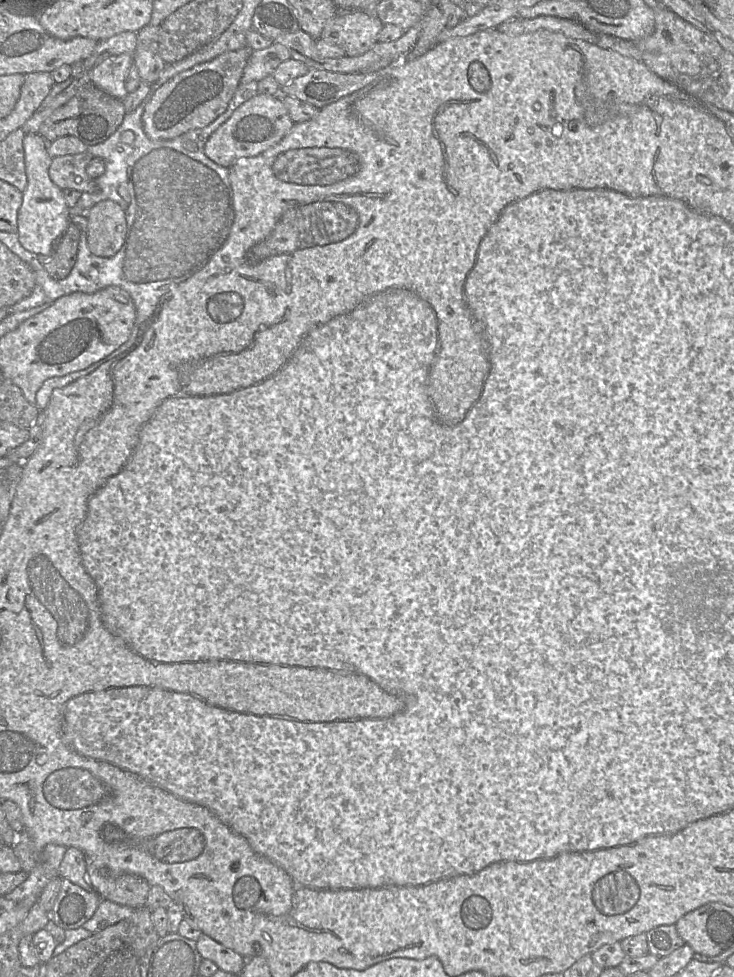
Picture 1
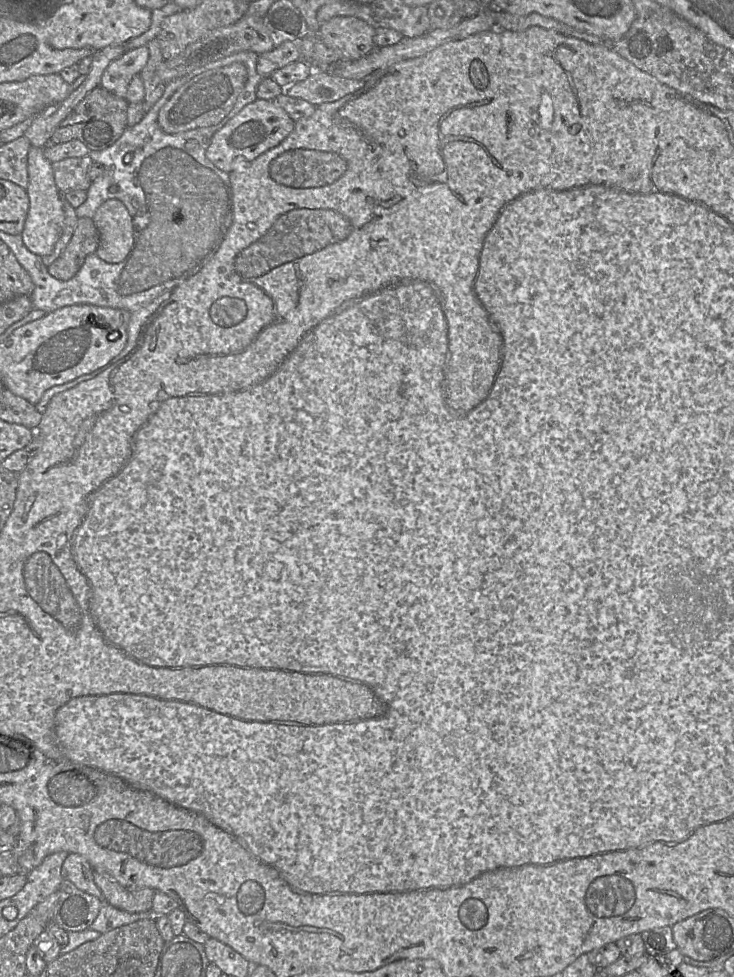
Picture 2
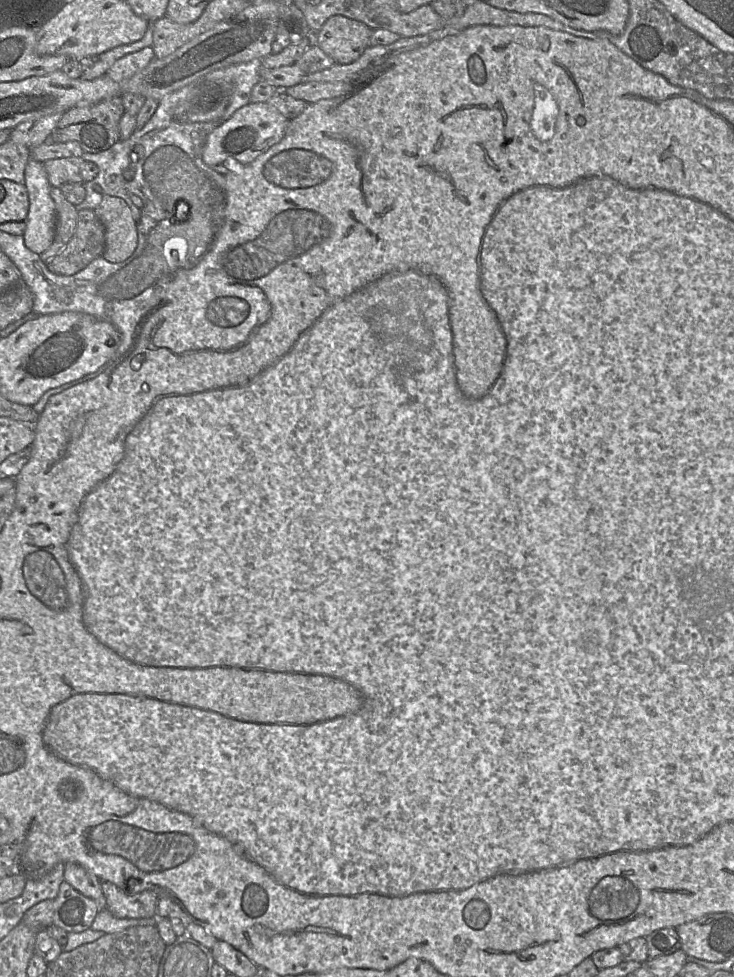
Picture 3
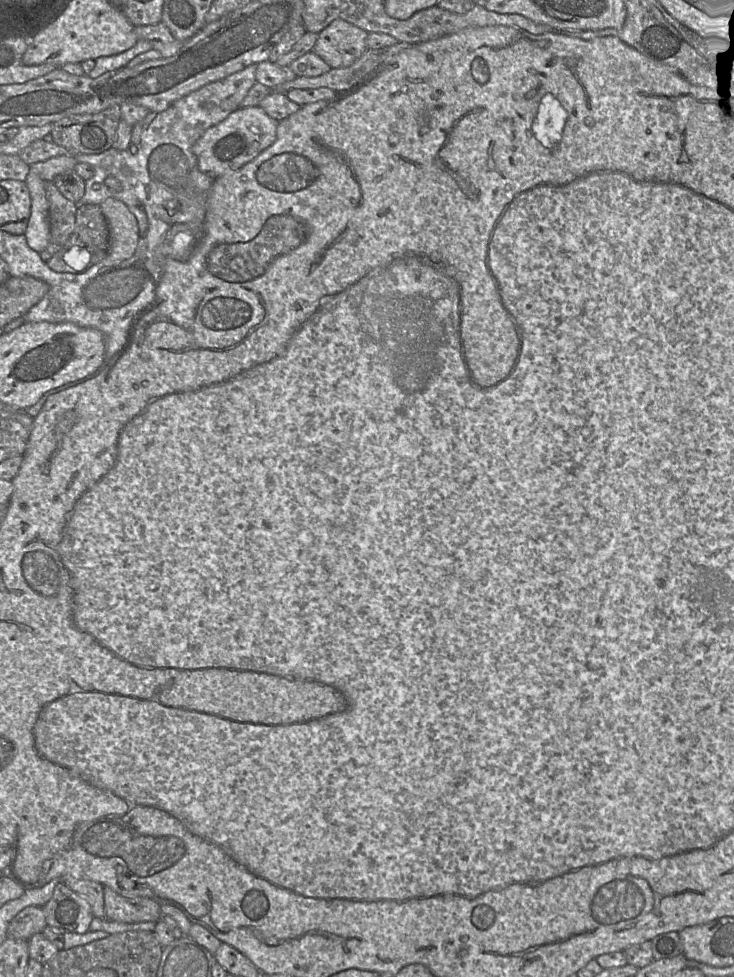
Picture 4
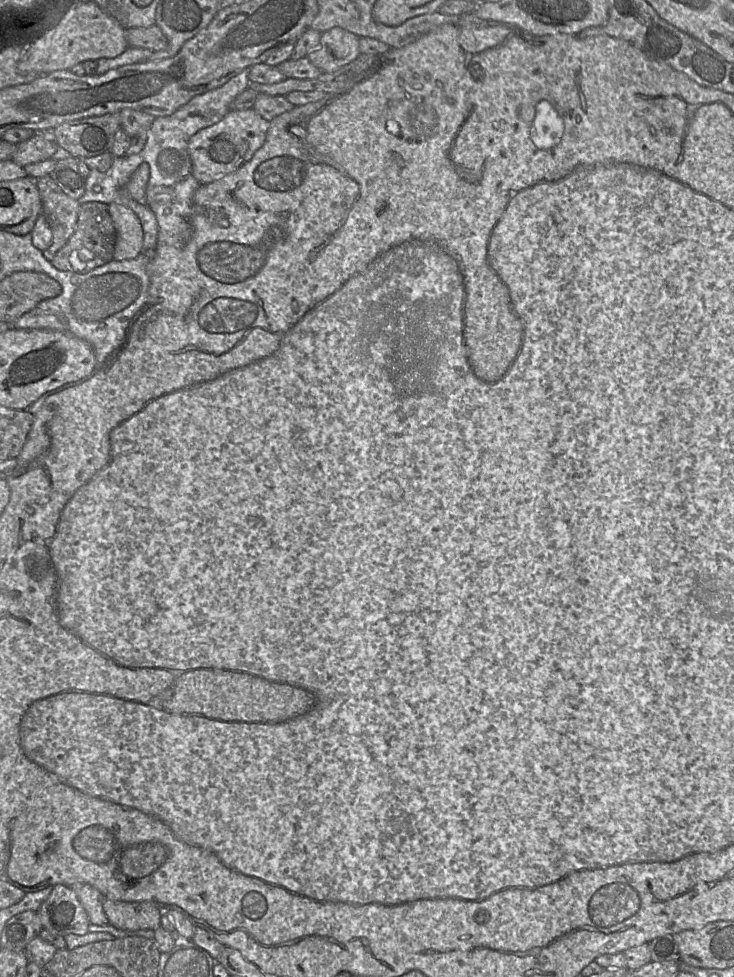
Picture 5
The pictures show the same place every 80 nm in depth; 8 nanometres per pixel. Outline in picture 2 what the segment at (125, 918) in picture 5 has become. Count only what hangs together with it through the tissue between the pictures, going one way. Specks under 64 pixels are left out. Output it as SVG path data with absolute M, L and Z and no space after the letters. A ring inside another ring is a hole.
M93 869L93 878L103 894L102 903L107 903L129 913L149 912L151 910L155 894L155 890L152 888L129 890L104 872L95 869Z

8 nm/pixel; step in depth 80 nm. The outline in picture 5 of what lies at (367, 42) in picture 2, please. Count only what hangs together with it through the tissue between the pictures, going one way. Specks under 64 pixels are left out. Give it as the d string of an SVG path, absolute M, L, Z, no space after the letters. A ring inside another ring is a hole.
M340 27L321 34L318 47L306 57L324 73L335 72L360 55L360 37Z

